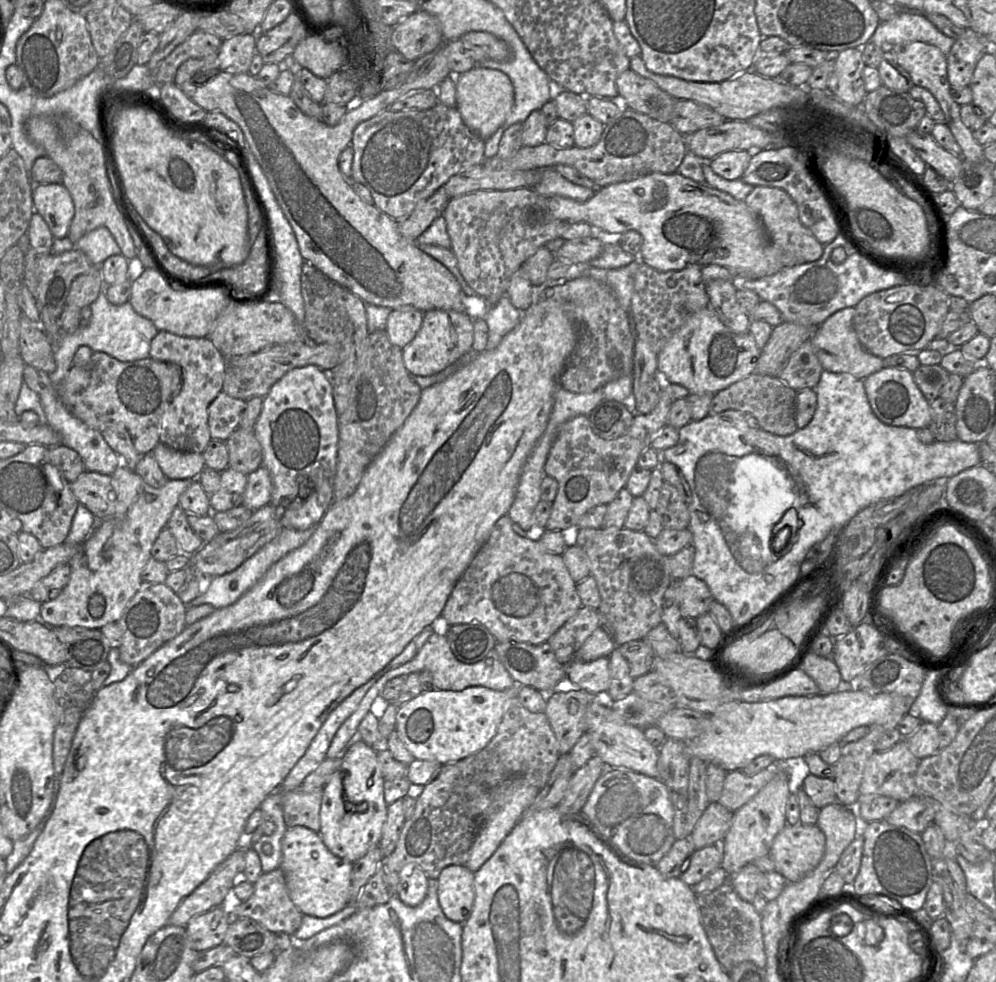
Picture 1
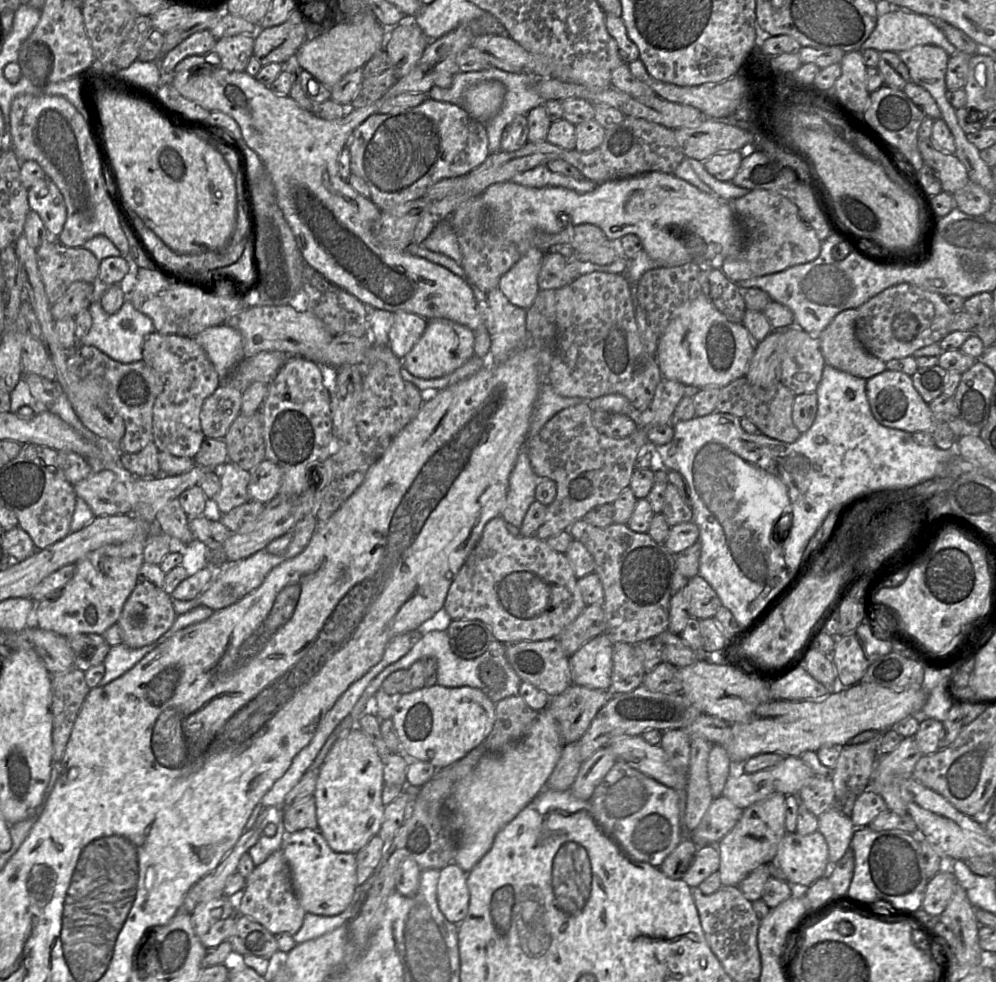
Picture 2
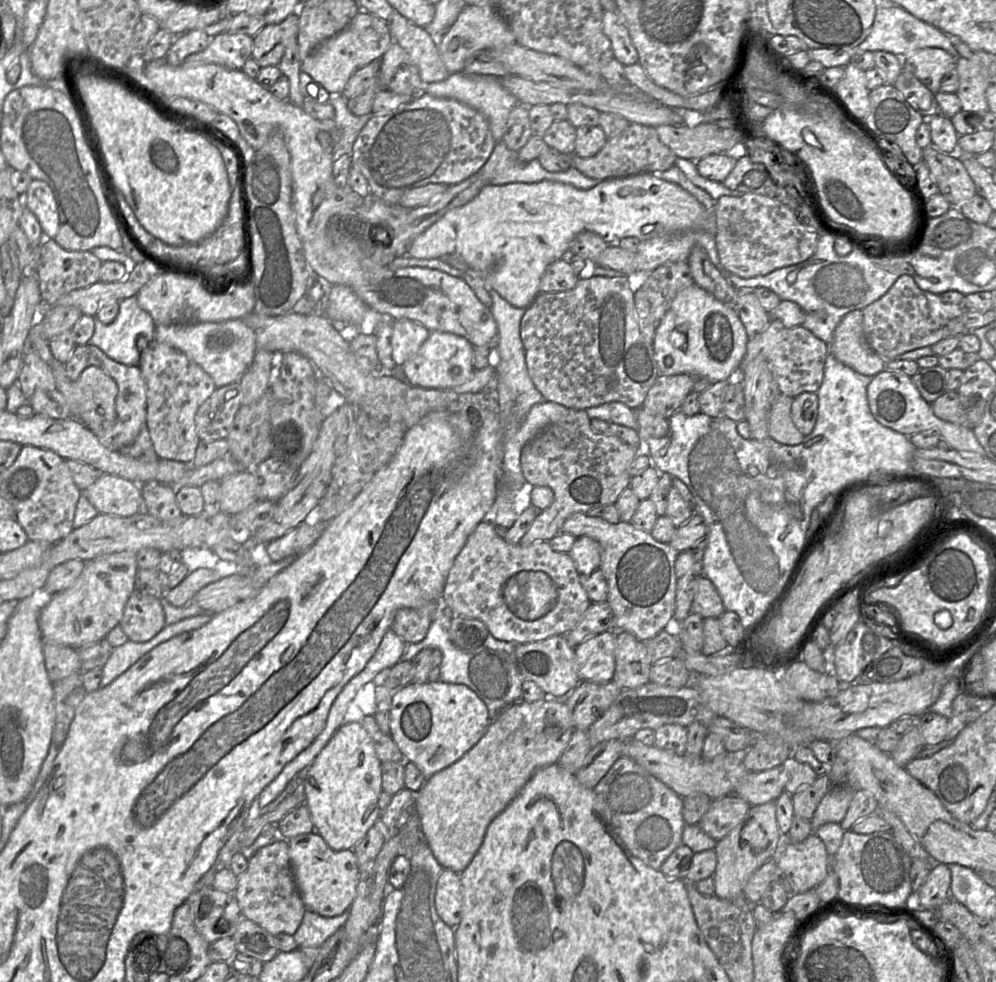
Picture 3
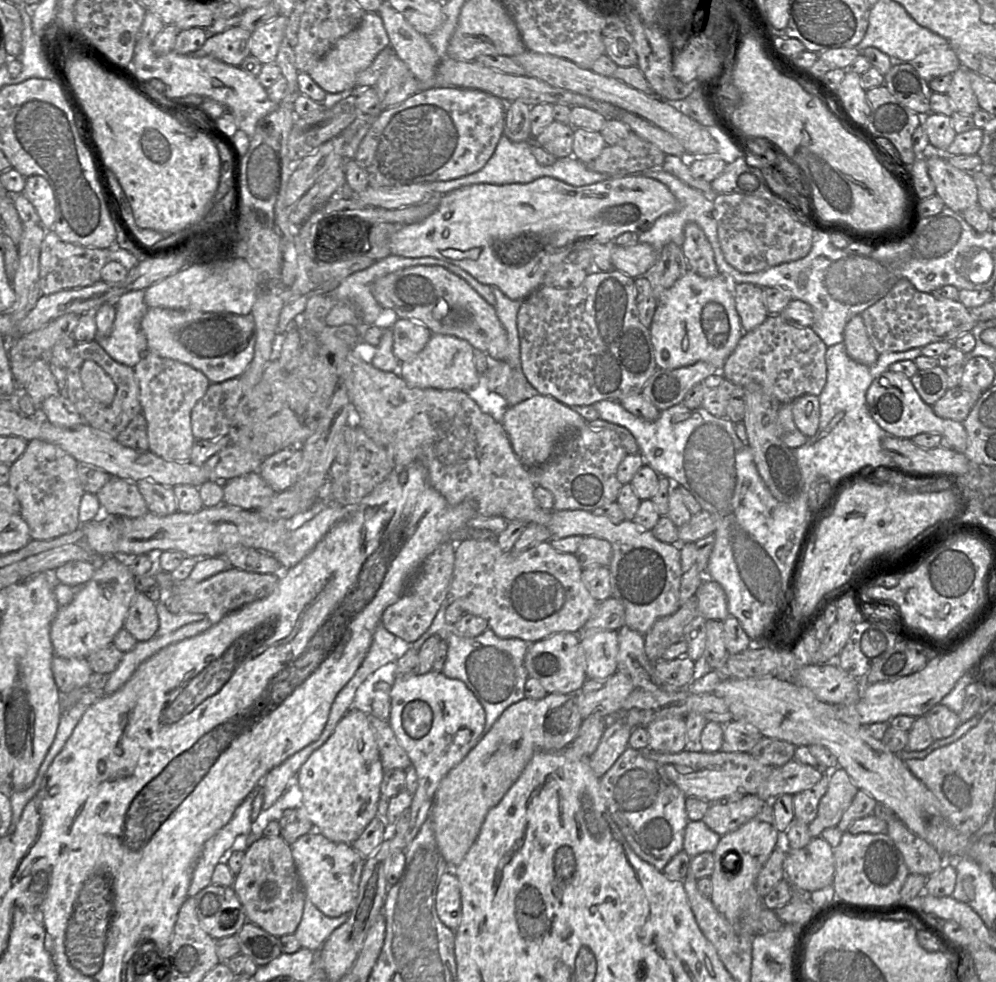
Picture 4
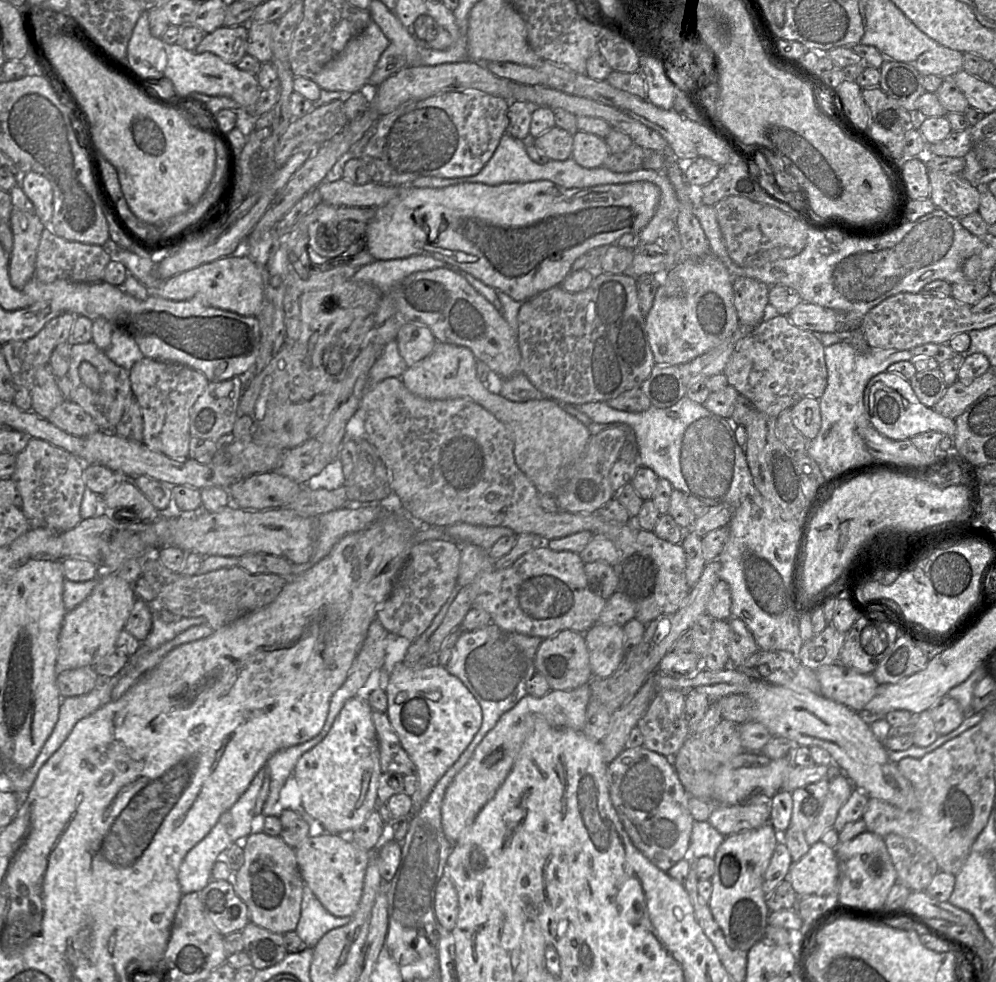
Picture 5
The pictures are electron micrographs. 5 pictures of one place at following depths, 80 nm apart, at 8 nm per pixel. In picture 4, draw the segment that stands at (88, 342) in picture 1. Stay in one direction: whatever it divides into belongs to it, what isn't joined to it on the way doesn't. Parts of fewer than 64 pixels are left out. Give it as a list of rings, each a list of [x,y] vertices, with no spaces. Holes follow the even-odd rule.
[[[144,290],[123,294],[116,301],[116,316],[111,332],[106,337],[96,336],[95,341],[115,361],[134,367],[147,352],[147,340],[141,321],[149,307],[144,302]]]

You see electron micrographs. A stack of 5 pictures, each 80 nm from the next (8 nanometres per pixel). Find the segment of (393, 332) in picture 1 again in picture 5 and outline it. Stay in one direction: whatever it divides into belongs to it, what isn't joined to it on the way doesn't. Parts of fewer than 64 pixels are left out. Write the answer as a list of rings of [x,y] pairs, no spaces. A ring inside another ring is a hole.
[[[404,321],[396,336],[398,350],[406,364],[412,366],[427,357],[437,340],[424,324]]]

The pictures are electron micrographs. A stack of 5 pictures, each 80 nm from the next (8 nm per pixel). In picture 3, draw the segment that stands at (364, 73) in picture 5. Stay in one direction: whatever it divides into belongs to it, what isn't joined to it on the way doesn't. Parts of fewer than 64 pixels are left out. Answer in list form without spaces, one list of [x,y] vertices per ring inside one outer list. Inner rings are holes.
[[[360,10],[344,30],[320,44],[302,61],[301,71],[309,74],[331,95],[341,95],[351,76],[372,61],[381,59],[393,41],[387,21],[367,11]]]

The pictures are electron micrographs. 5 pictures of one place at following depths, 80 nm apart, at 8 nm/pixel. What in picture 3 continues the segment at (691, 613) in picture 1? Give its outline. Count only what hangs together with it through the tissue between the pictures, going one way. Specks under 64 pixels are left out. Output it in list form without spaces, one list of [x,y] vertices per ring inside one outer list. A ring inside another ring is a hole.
[[[704,575],[694,581],[694,597],[691,612],[702,618],[719,618],[726,611],[714,584]]]

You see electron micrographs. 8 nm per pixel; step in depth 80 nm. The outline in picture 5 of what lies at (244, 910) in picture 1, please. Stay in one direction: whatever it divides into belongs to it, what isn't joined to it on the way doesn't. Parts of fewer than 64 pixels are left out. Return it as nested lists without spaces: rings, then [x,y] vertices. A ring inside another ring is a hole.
[[[262,830],[251,832],[244,848],[244,862],[241,868],[233,873],[232,884],[236,894],[247,905],[250,922],[273,933],[285,934],[296,930],[305,883],[298,867],[295,848],[290,847],[280,836],[270,836]]]

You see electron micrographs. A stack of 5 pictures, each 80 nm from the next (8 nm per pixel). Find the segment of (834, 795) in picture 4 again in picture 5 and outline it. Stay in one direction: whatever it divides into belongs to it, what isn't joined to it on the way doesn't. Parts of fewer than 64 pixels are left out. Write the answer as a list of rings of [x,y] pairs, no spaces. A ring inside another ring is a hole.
[[[844,773],[829,781],[828,792],[821,812],[814,823],[805,831],[805,839],[810,846],[818,842],[823,833],[833,826],[840,808],[847,801],[853,789],[852,782]]]

